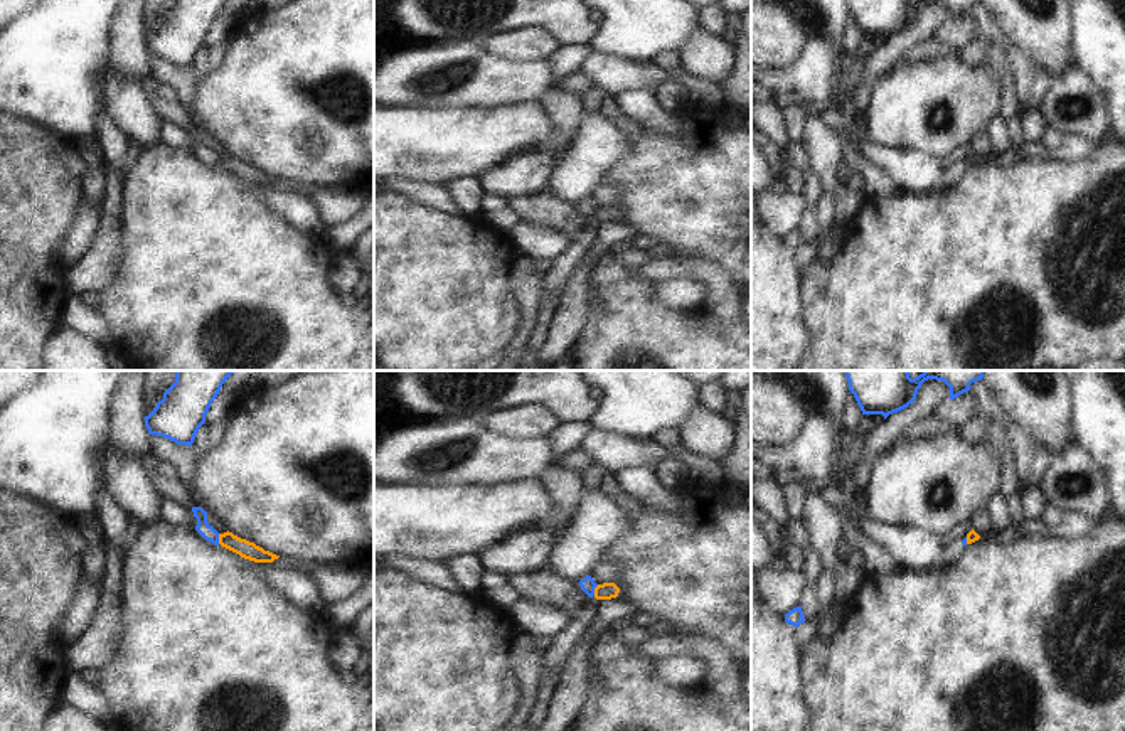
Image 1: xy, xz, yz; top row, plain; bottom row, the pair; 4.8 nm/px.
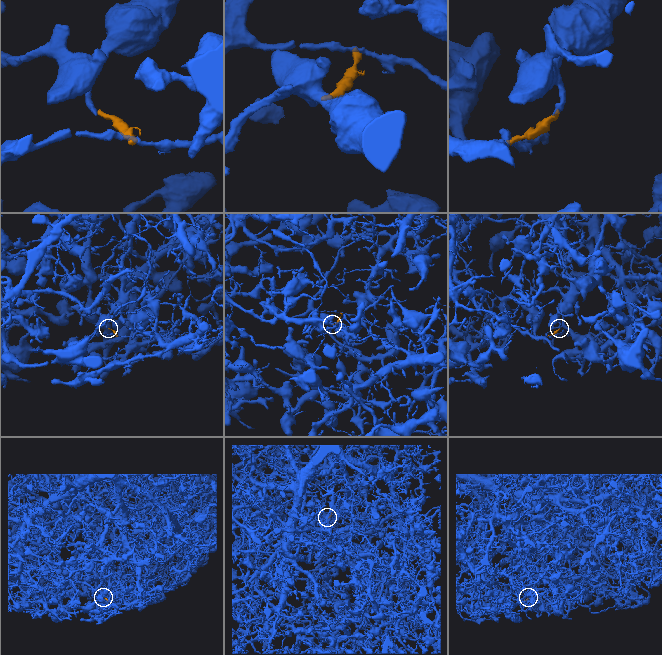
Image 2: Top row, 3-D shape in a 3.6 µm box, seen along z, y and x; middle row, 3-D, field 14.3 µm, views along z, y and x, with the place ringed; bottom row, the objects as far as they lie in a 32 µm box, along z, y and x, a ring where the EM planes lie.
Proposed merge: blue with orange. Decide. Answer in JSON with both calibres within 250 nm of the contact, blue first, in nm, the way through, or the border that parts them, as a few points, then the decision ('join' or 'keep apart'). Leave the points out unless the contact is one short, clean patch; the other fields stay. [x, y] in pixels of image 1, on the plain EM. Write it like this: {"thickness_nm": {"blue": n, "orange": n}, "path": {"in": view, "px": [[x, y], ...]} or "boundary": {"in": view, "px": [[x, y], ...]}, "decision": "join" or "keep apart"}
{"thickness_nm": {"blue": 70, "orange": 80}, "boundary": {"in": "xz", "px": [[598, 208], [593, 218]]}, "decision": "keep apart"}

